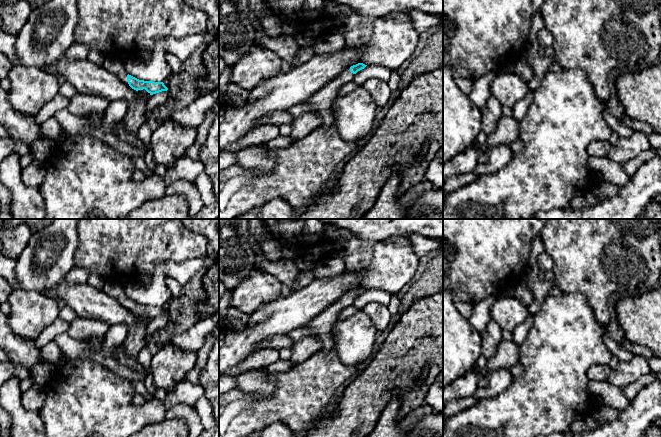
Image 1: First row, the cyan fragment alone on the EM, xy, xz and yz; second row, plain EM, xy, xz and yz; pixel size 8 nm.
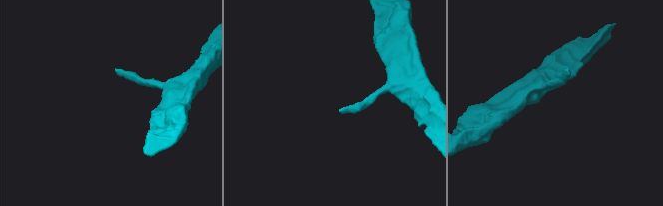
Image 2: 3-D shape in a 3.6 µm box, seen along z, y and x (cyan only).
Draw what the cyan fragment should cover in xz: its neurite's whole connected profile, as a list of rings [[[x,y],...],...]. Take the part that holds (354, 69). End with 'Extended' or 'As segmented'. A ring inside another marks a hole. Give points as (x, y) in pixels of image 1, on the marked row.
[[[358,63],[344,69],[340,75],[329,81],[324,87],[316,91],[306,100],[313,106],[313,113],[321,118],[322,127],[328,128],[334,122],[331,106],[335,97],[339,94],[339,88],[353,81],[354,75],[366,66],[363,63]]]. Extended

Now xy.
[[[119,55],[106,56],[102,67],[110,73],[116,75],[121,81],[136,91],[145,89],[150,95],[153,95],[168,90],[163,82],[139,80],[129,75],[124,68],[121,56]]]. Extended

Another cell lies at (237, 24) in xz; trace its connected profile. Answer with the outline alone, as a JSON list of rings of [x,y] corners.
[[[219,0],[219,54],[227,66],[234,66],[250,49],[260,46],[255,41],[257,20],[249,8],[249,0]]]

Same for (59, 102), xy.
[[[58,93],[53,99],[48,101],[35,116],[36,122],[42,124],[55,115],[61,109],[67,109],[69,99]]]

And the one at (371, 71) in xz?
[[[368,65],[364,69],[358,71],[353,78],[357,86],[362,86],[369,78],[378,78],[387,82],[390,78],[392,70],[381,65]]]

